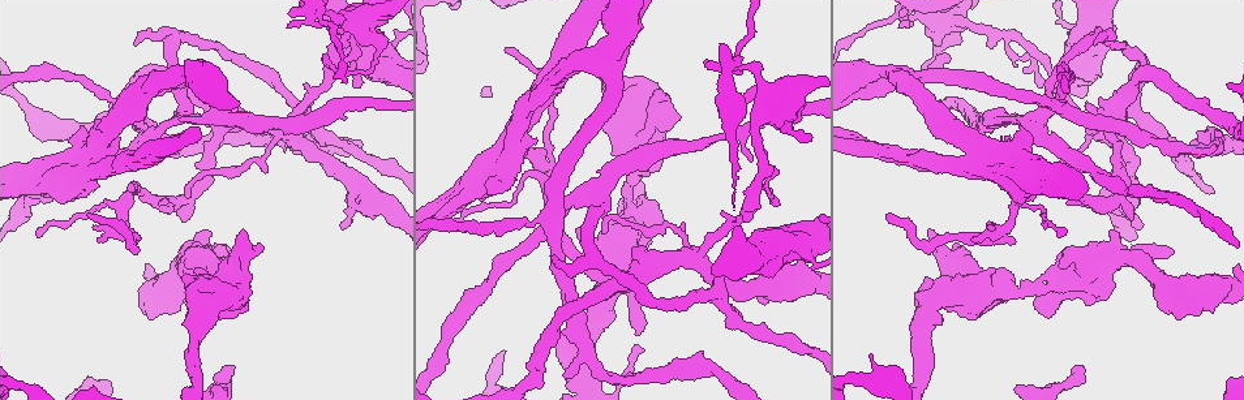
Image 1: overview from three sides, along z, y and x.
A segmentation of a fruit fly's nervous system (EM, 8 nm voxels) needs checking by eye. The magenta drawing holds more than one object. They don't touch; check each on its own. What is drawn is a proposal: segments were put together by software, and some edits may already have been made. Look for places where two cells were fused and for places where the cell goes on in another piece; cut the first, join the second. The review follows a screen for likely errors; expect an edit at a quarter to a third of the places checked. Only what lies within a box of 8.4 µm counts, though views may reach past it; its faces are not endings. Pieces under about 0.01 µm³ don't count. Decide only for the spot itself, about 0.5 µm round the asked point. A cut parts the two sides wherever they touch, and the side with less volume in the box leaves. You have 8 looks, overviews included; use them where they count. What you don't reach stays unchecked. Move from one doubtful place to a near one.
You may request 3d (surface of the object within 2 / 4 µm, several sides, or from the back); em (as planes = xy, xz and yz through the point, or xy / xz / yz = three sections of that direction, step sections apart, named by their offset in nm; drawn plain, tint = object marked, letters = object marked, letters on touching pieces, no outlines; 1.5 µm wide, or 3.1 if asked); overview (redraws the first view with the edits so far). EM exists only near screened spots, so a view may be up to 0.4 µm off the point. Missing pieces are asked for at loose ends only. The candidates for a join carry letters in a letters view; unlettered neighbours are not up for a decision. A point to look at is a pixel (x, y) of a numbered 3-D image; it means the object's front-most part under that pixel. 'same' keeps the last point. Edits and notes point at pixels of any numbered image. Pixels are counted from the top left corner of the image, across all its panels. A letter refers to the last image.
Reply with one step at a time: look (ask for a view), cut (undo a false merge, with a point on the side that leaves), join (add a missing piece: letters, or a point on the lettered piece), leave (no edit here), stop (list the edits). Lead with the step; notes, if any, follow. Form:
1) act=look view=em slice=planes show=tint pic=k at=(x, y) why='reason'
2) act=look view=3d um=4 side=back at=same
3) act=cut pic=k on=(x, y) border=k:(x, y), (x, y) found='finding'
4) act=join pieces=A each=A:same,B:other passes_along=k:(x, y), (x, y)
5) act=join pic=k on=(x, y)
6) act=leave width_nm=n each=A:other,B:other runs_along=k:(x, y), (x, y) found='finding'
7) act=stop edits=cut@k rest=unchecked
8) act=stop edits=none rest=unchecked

act=look view=em um=3.1 slice=yz step=8 show=letters pic=1 at=(1173, 254) why='branch stops here'

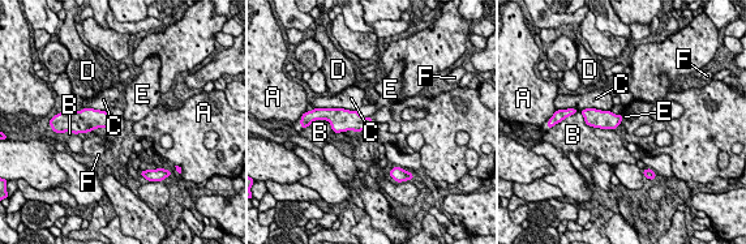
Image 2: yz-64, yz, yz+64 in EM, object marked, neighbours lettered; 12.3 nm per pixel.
act=join pieces=E each=A:other,B:other,C:other,D:other,E:same,F:other passes_along=2:(352, 120), (372, 119), (382, 114) found='the cell continues'

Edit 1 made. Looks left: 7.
act=look view=em slice=planes show=letters pic=1 at=(554, 257) why='branch stops here'

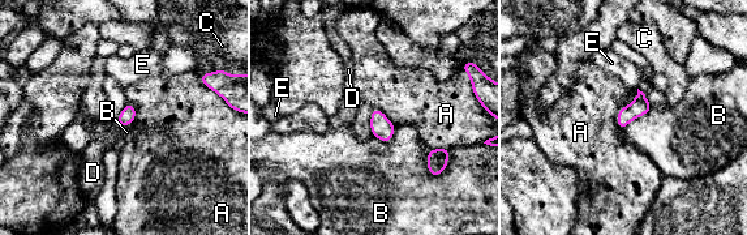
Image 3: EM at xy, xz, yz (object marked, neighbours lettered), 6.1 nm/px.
act=join pieces=D width_nm=100 each=A:other,B:other,C:other,D:same,E:other passes_along=3:(128, 115), (116, 123), (93, 153) found='the cell continues'

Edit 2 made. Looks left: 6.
act=look view=overview

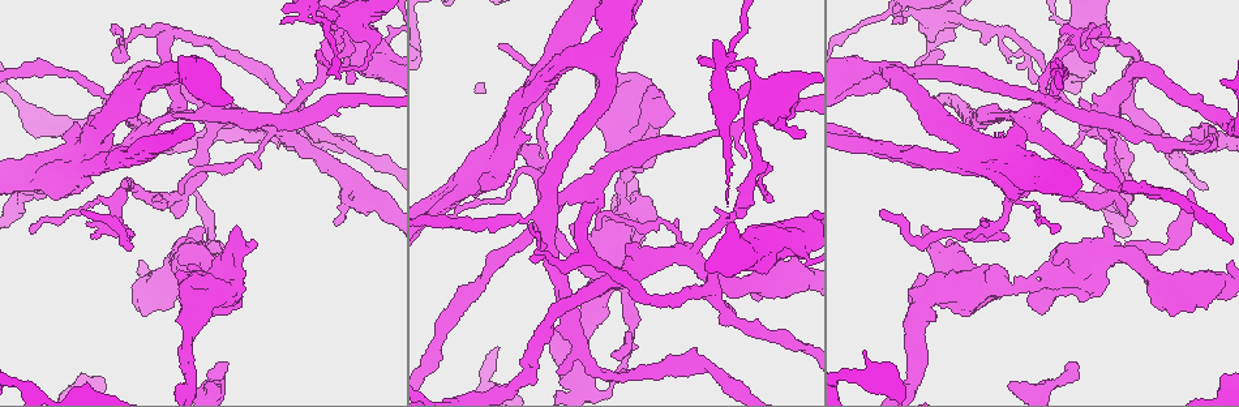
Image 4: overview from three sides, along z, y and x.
act=look view=3d um=2 pic=4 at=(1075, 365)

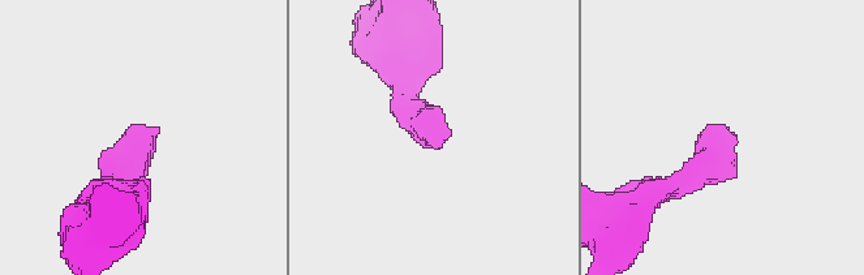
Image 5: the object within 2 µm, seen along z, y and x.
act=look view=em slice=xy step=4 show=letters pic=5 at=(723, 130)

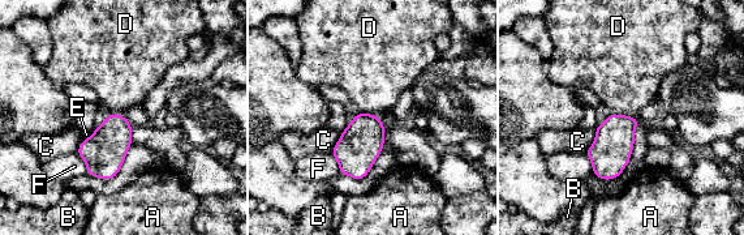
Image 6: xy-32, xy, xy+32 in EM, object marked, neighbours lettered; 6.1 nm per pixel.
act=leave each=A:other,B:other,C:other,D:other,E:other,F:other border=6:(611, 112), (636, 118) found='none of them fits'

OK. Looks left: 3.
act=stop edits=join@2,join@3 rest=unchecked

